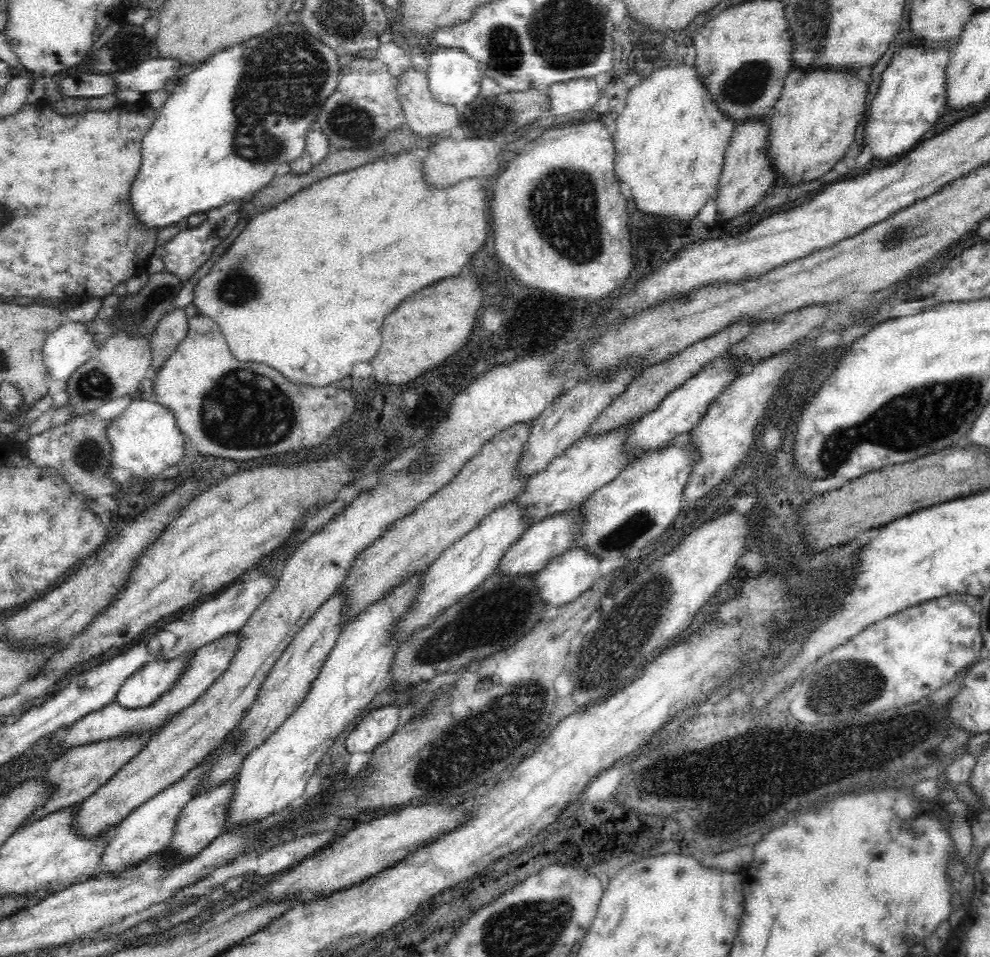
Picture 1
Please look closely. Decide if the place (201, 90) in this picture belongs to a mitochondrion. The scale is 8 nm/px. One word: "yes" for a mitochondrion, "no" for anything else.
no

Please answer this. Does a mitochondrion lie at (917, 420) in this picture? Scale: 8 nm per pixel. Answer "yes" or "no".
yes

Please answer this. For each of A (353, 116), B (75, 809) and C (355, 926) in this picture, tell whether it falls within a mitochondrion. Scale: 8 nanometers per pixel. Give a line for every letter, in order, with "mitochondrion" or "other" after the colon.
A: mitochondrion
B: other
C: other

